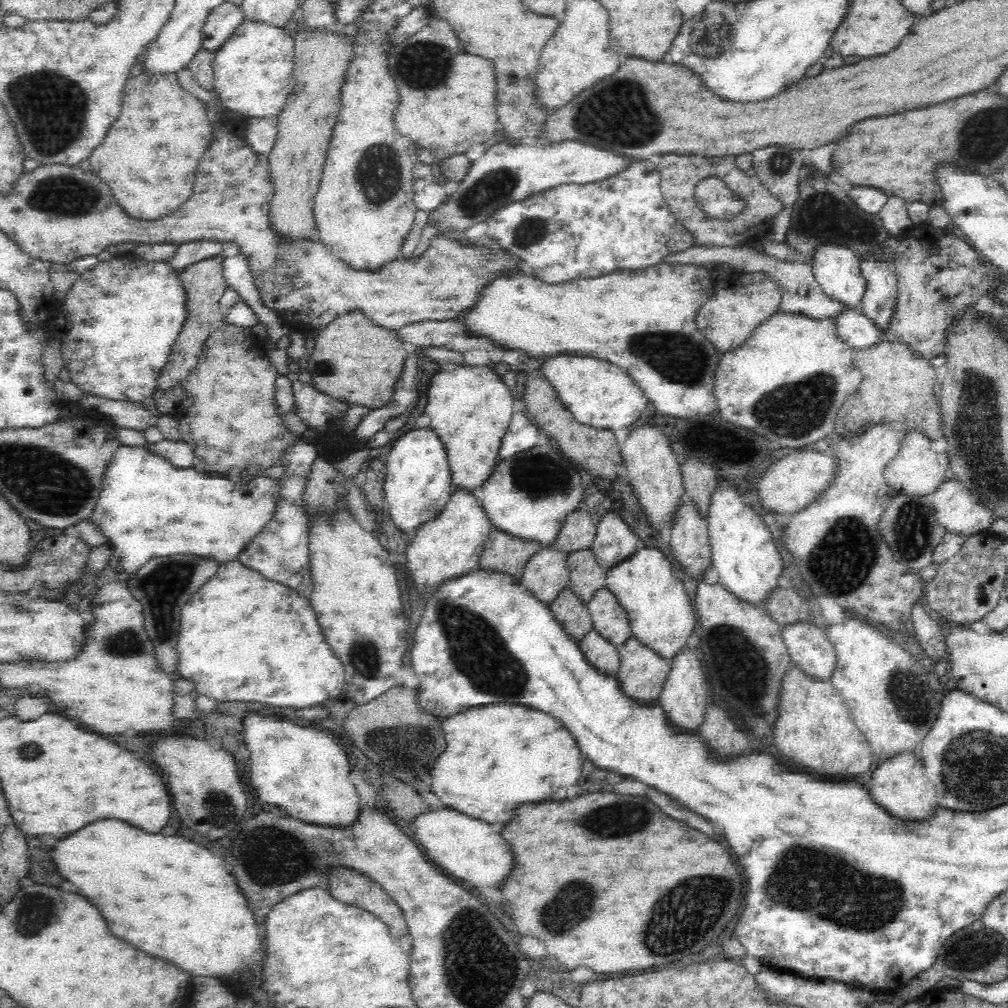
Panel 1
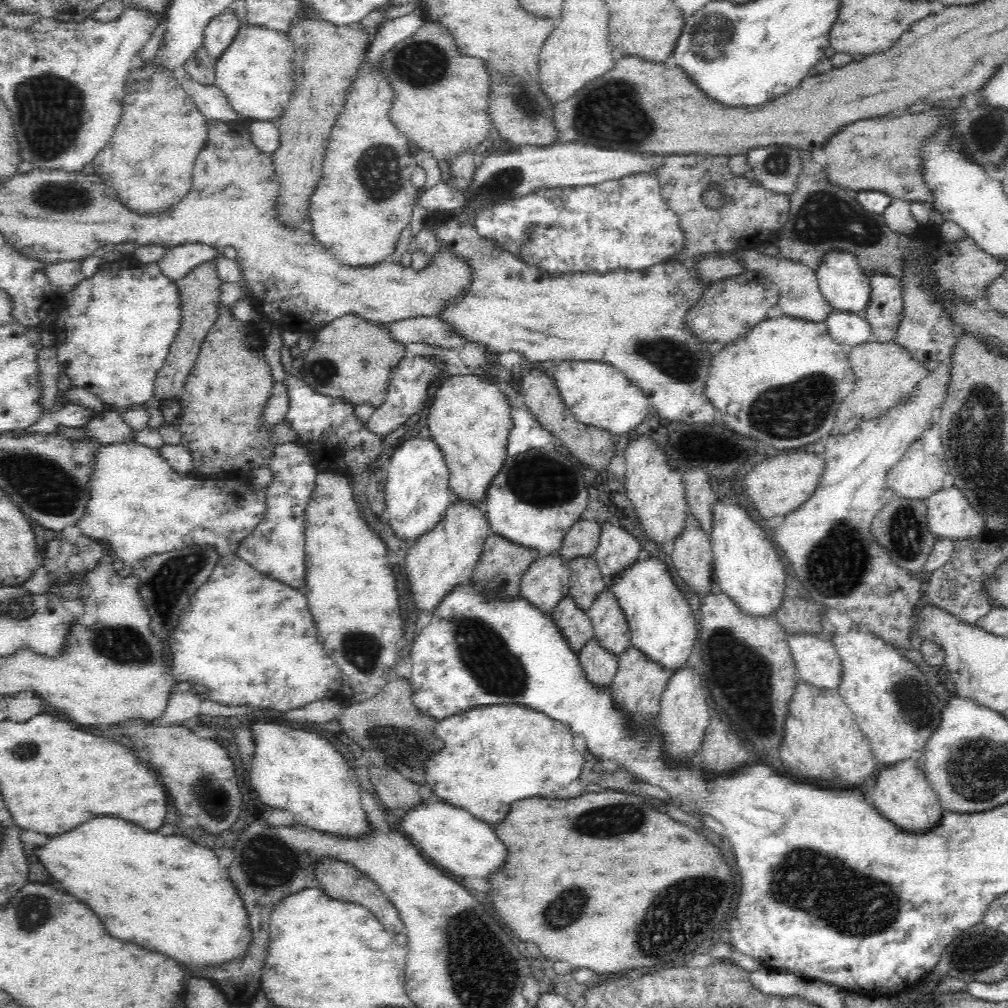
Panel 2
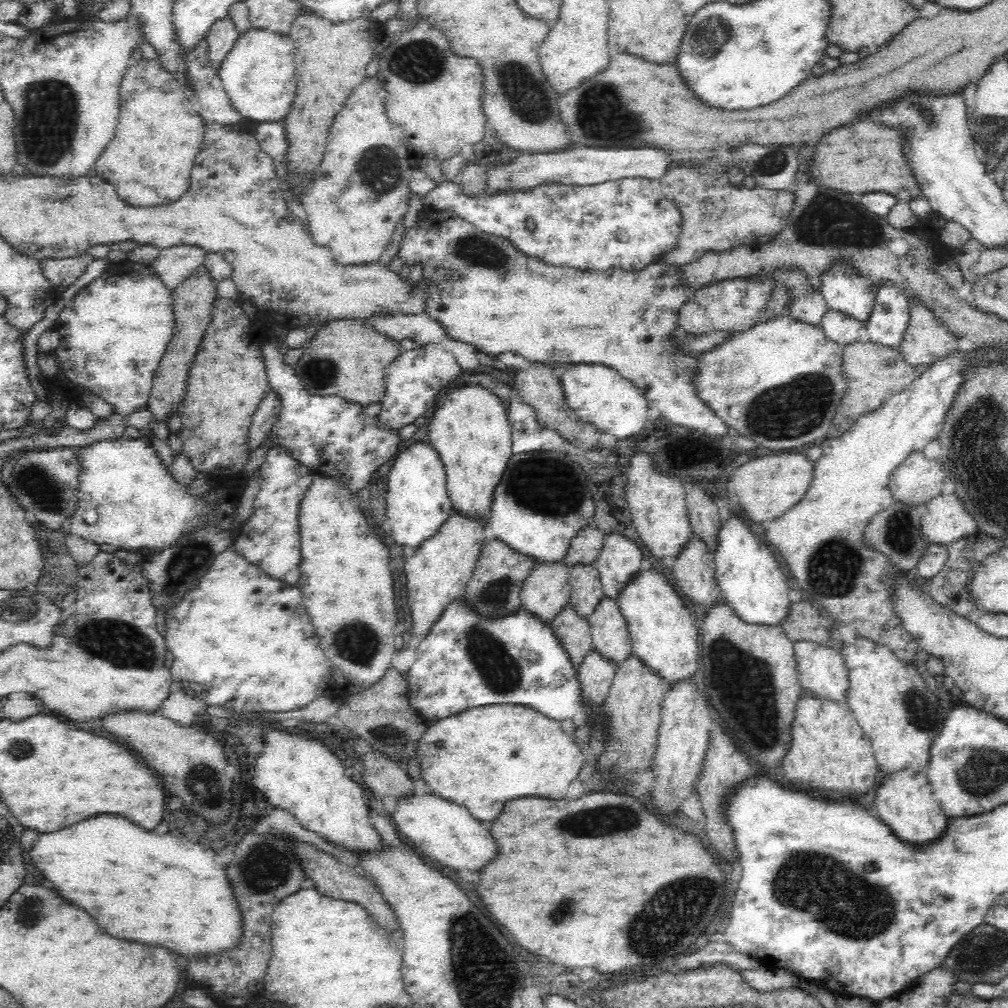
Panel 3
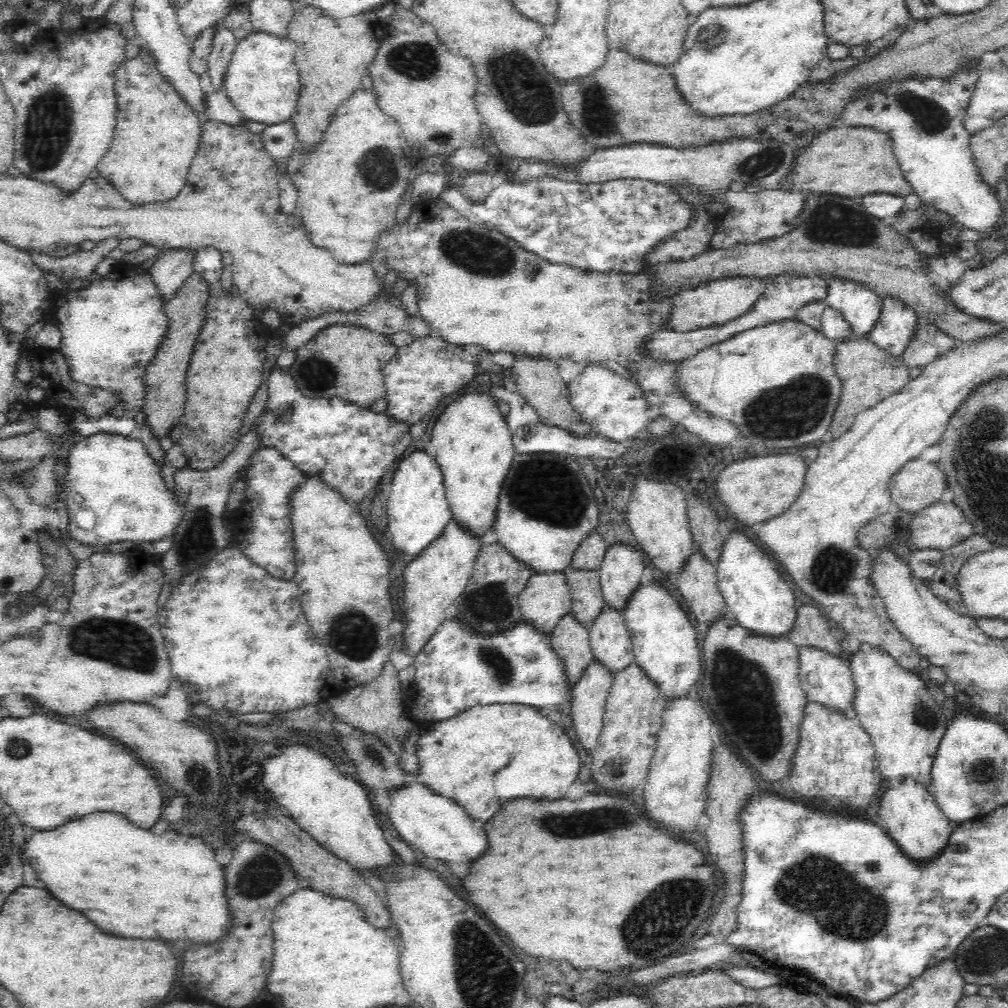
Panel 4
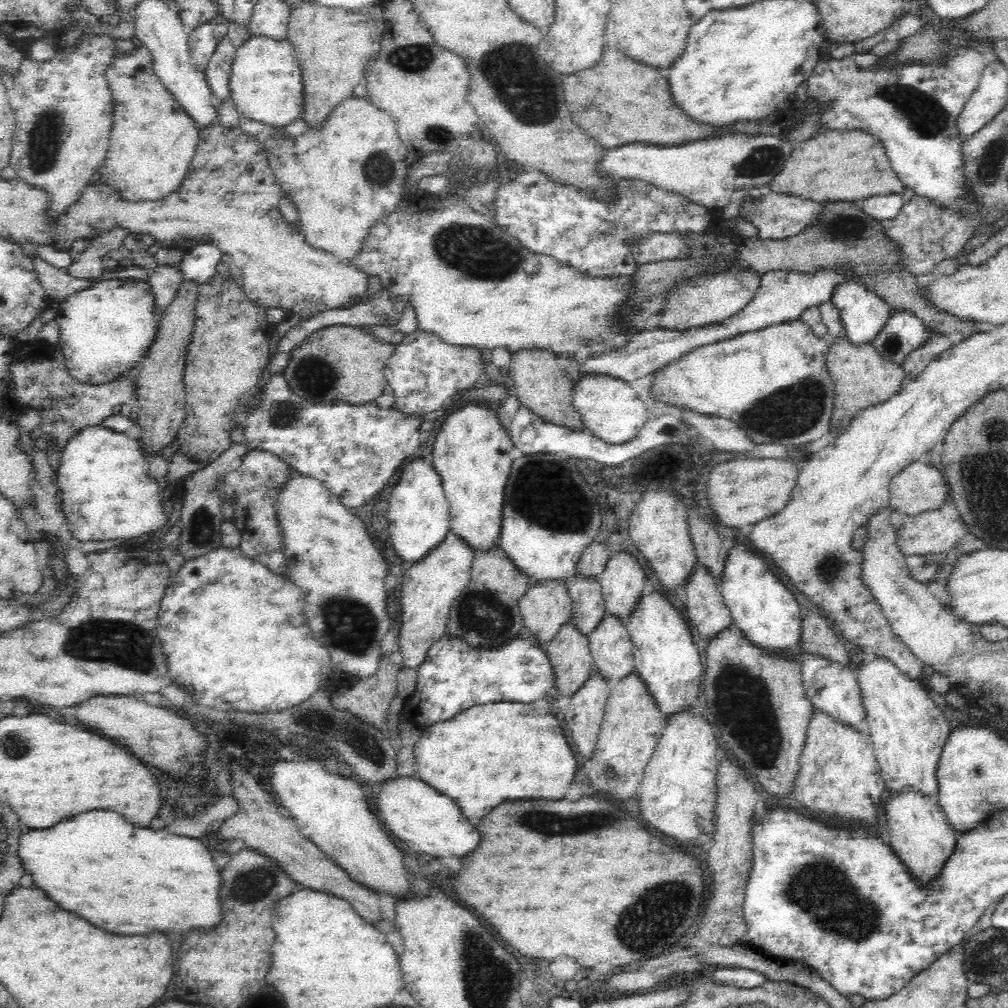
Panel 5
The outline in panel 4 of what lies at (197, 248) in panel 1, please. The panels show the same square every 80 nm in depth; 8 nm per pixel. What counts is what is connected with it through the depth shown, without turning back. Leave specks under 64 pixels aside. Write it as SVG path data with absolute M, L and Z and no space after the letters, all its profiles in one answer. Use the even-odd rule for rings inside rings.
M166 249L150 269L149 275L158 291L161 301L167 303L174 298L178 288L191 276L191 251L187 249Z

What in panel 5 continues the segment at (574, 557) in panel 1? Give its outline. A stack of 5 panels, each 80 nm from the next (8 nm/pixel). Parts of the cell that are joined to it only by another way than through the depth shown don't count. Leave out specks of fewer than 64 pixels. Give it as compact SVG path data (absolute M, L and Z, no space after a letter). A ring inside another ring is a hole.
M576 575L565 581L567 593L573 604L570 621L584 636L590 636L606 616L601 584L596 578Z

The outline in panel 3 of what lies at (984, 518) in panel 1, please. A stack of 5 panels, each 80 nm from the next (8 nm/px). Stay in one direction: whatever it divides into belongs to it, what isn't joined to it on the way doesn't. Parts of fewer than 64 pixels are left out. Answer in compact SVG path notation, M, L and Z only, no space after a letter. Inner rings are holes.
M956 494L938 496L926 505L919 531L928 545L948 546L978 532L974 519L960 505Z

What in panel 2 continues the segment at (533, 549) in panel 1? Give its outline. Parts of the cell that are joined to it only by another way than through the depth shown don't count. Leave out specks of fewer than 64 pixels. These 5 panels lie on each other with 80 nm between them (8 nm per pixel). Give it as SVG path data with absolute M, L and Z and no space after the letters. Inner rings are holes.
M491 534L484 543L480 558L475 566L475 572L471 576L471 588L475 594L485 602L512 602L520 596L521 578L526 575L529 567L538 560L537 552L522 548L517 544L507 542L501 536Z

